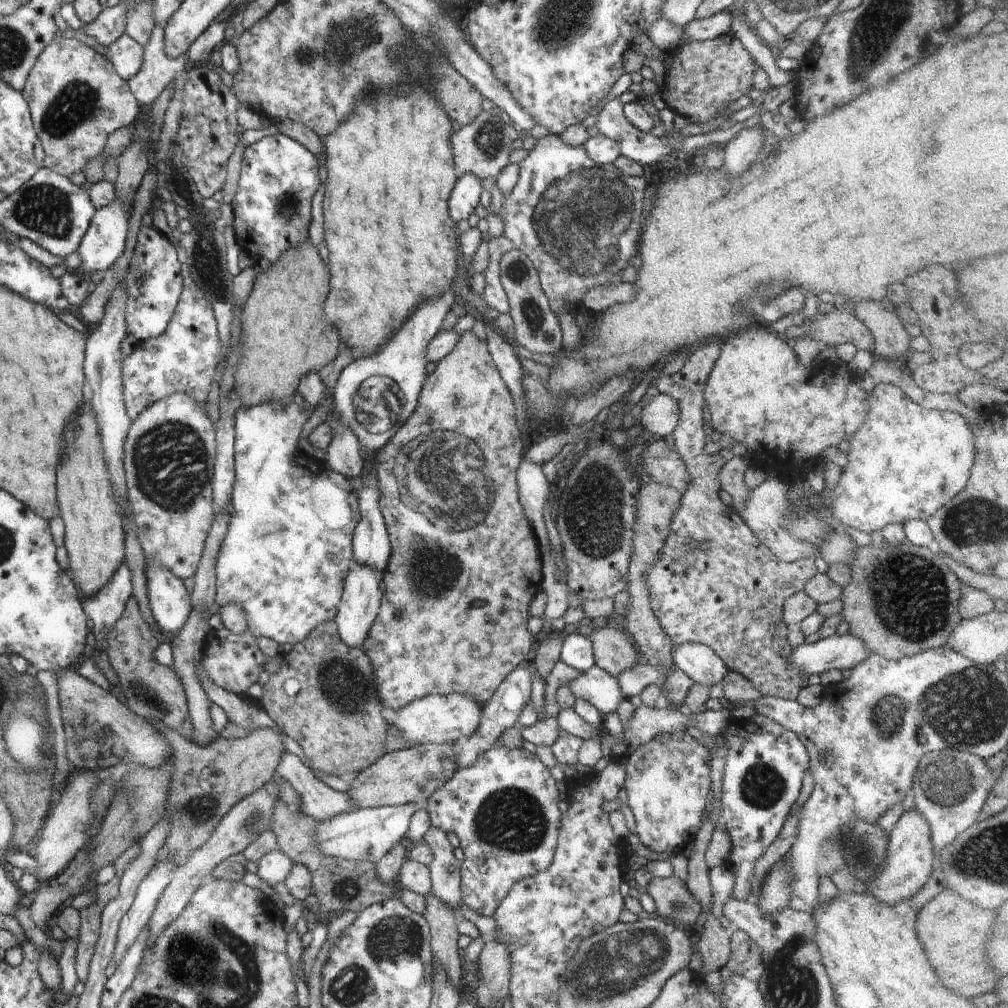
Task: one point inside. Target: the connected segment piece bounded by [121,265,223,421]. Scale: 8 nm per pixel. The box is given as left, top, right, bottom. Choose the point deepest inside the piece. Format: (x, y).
(184, 359)

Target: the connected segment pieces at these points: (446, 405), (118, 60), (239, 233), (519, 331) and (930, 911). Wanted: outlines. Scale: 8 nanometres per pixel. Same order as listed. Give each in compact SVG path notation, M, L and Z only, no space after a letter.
M468 330L461 334L456 346L436 363L434 372L426 377L418 404L405 424L375 452L374 474L380 491L378 502L389 536L391 552L386 568L380 575L386 590L381 598L378 616L362 647L371 660L376 692L387 714L431 694L464 694L472 696L480 704L485 704L510 672L531 658L536 641L527 627L528 619L531 617L529 606L533 598L541 593L543 570L538 540L528 518L524 516L518 492L517 470L527 446L528 440L516 424L514 400L492 360L487 343L481 341L472 330Z
M126 33L119 36L108 47L108 60L125 81L136 76L142 68L144 48Z
M280 132L264 136L244 149L238 192L232 203L234 232L238 246L255 262L266 258L274 264L288 248L309 238L311 202L321 186L320 162L305 146Z
M511 250L500 259L500 280L507 294L509 314L514 321L514 344L524 346L532 354L552 354L562 347L560 344L560 324L556 314L550 310L550 304L539 281L539 272L530 259L530 255Z
M948 888L917 911L916 934L924 945L928 962L940 982L956 996L972 999L984 992L994 991L996 976L992 968L988 968L988 960L984 956L986 938L994 920L994 910L982 910Z

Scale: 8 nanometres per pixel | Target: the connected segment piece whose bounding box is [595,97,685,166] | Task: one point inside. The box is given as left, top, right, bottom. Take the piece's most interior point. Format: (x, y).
(644, 148)

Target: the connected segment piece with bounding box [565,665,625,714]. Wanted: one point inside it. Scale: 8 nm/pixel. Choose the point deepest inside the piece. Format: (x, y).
(596, 686)

